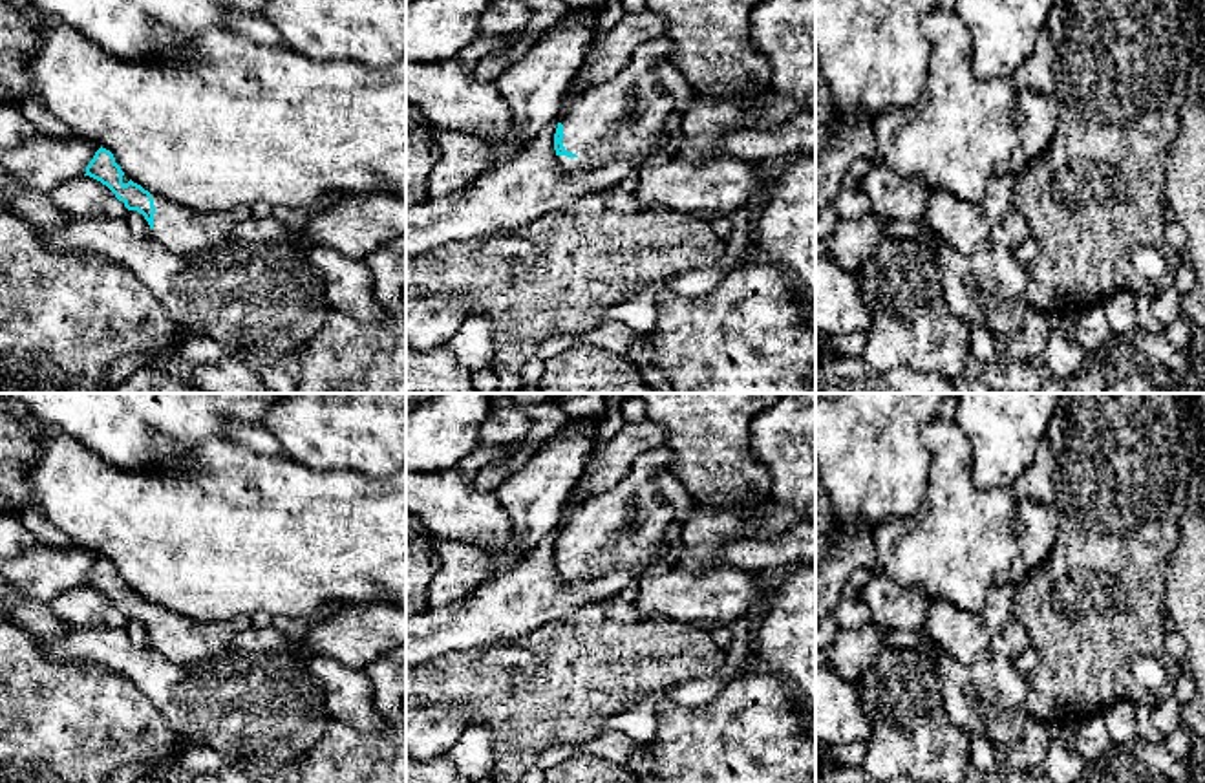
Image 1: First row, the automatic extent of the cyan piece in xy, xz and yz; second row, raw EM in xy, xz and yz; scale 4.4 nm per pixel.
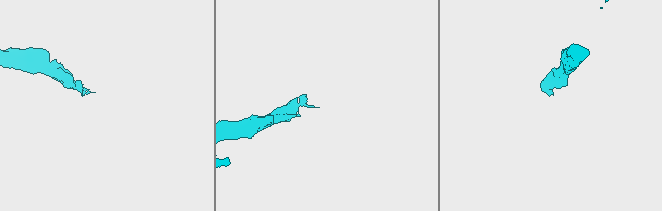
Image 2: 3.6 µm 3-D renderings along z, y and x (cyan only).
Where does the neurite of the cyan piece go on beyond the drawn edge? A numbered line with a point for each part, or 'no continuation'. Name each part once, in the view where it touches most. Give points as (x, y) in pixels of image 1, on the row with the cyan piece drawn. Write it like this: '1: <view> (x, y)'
1: xz (620, 116)

